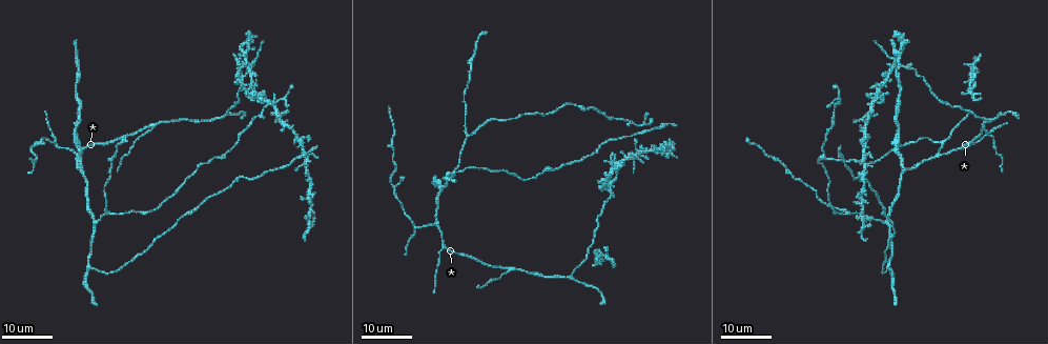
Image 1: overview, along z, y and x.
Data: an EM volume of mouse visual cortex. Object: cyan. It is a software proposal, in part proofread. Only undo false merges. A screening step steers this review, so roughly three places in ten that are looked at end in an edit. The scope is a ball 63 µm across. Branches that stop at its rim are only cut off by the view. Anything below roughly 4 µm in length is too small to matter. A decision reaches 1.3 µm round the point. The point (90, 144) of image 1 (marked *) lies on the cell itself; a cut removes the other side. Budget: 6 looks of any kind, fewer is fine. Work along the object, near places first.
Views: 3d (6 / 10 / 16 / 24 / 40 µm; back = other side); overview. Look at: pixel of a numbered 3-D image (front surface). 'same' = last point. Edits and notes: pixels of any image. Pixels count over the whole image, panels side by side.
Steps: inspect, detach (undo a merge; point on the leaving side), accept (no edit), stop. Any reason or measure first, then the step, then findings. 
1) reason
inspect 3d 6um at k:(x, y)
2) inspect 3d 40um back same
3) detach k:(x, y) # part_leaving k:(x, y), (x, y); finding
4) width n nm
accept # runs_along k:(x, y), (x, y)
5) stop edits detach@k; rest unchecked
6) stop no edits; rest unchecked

a fork
inspect 3d 24um at 1:(963, 147)

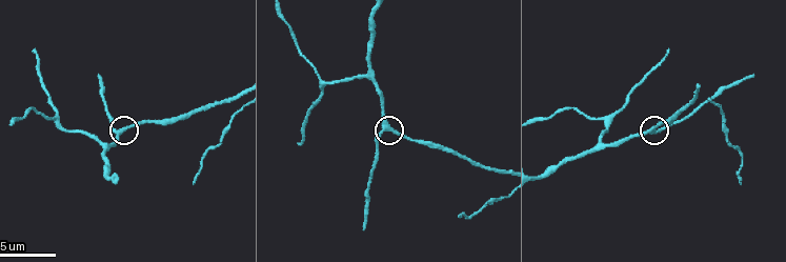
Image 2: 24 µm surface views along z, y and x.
closer look
inspect 3d 10um at 2:(651, 133)

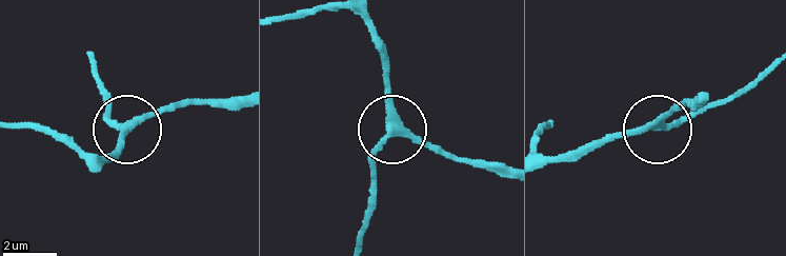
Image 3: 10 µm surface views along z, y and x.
width 250 nm
accept # runs_along 3:(673, 107), (660, 130), (728, 100); one cell here

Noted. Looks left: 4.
branch point
inspect 3d 24um at 1:(89, 268)

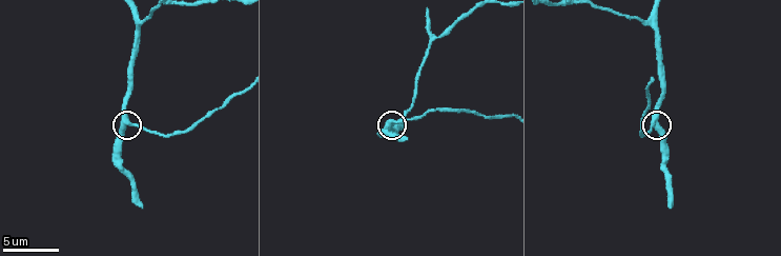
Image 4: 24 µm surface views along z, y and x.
inspect 3d 10um at 4:(129, 122)

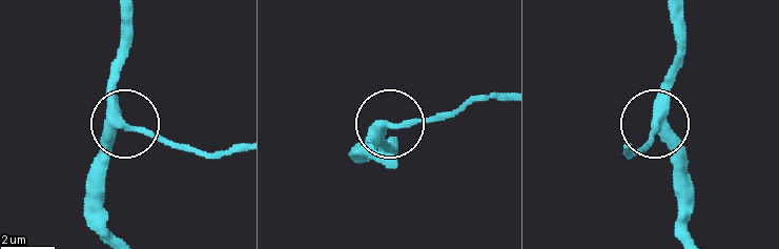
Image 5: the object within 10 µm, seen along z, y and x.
accept # one cell here

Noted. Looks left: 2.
three-way junction
inspect 3d 10um at 4:(433, 38)

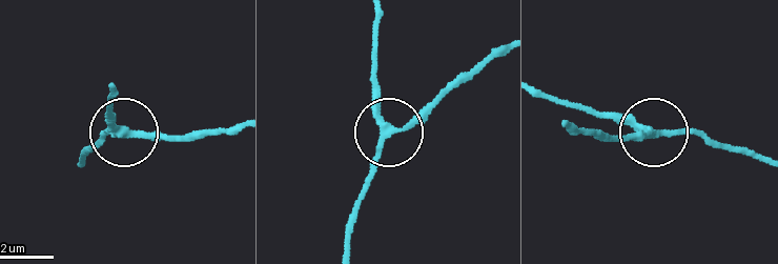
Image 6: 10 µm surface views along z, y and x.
arms 3
accept # continuous, no second cell

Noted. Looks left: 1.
stop no edits; rest unchecked

